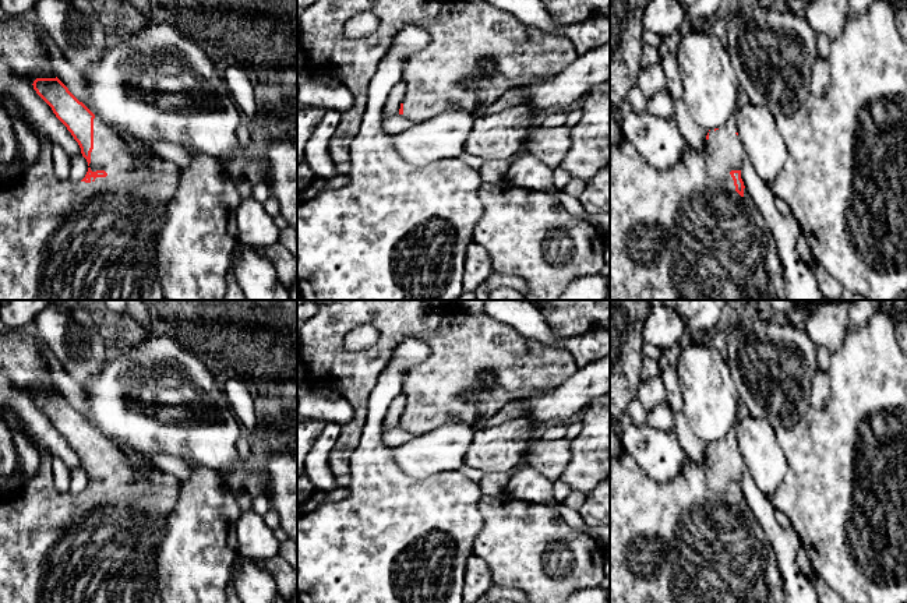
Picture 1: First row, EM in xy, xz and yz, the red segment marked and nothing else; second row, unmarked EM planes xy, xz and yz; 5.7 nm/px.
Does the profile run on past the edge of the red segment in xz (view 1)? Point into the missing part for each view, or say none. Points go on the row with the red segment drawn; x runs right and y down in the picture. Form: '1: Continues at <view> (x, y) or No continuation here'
1: Continues at xz (477, 52)

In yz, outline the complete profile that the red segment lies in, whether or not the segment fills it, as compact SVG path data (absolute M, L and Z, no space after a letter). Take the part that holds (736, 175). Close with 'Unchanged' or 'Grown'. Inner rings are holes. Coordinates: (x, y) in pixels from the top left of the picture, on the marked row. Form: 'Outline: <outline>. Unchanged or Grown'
Outline: M730 119L721 128L709 130L706 140L706 145L702 149L689 147L678 163L664 170L654 168L625 137L610 148L610 300L788 300L784 292L783 267L777 254L774 237L741 179L740 169L745 158L745 151L737 133L735 119Z. Grown

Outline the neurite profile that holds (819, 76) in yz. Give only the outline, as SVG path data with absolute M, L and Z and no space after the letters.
M815 59L809 71L809 94L822 96L830 84L830 67L825 59Z

